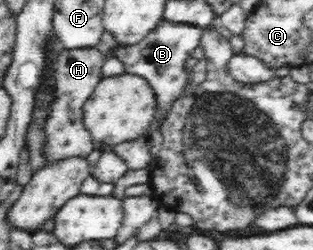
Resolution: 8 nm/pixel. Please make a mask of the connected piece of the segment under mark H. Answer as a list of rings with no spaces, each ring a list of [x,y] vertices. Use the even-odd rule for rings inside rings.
[[[96,46],[60,49],[56,64],[55,100],[50,117],[45,123],[47,135],[47,150],[45,152],[49,156],[49,161],[73,154],[88,156],[93,151],[93,140],[82,121],[82,103],[92,93],[98,82],[104,78],[101,68],[107,58],[106,54],[100,52]]]

